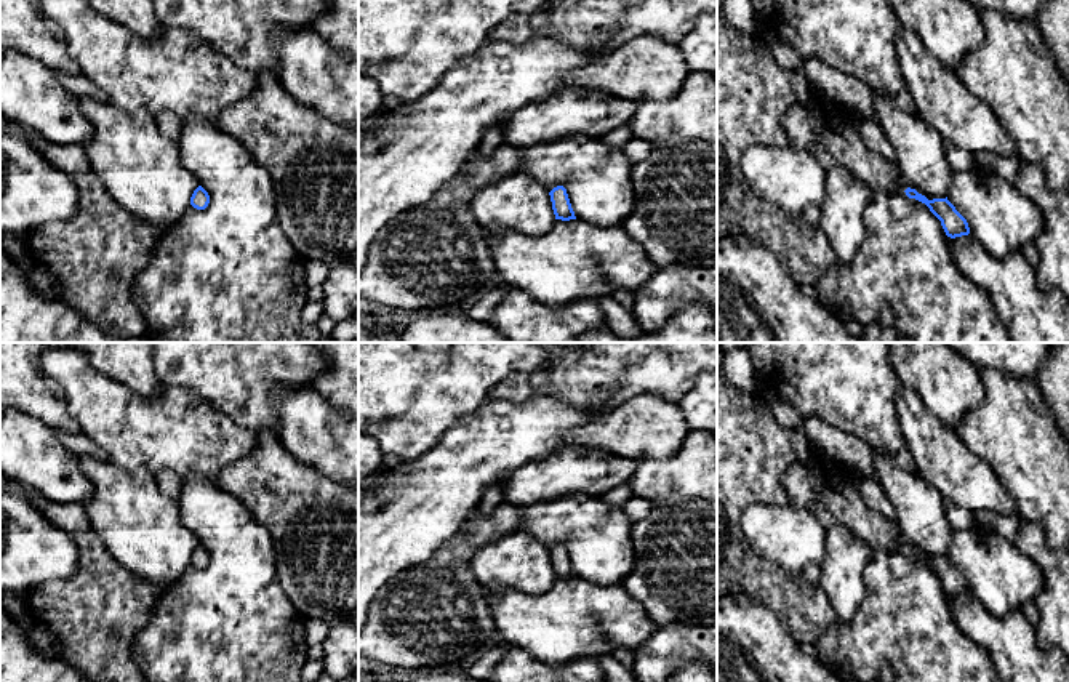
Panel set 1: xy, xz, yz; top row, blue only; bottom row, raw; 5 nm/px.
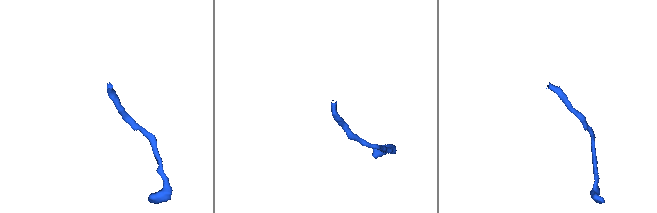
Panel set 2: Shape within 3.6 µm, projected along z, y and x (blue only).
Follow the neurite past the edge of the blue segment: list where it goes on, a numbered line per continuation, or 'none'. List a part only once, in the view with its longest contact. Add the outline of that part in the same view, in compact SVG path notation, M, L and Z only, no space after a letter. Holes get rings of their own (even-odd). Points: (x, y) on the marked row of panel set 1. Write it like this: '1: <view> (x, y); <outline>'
1: yz (826, 130); M810 88L810 102L794 104L783 118L789 146L810 154L824 170L842 166L872 191L888 189L906 195L893 160L869 150L848 107Z

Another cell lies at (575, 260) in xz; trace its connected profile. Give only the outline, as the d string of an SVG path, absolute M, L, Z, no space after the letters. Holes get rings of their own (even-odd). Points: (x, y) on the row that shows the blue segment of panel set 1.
M555 219L554 227L539 237L514 231L488 235L499 283L518 288L549 306L583 298L599 299L611 296L616 290L634 291L658 271L645 248L621 226L599 227L579 219Z

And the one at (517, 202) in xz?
M518 171L483 186L472 199L470 211L491 235L514 231L539 237L555 223L549 191Z

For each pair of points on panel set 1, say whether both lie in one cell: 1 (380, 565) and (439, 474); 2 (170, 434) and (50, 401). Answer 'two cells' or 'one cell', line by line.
1: one cell
2: two cells

